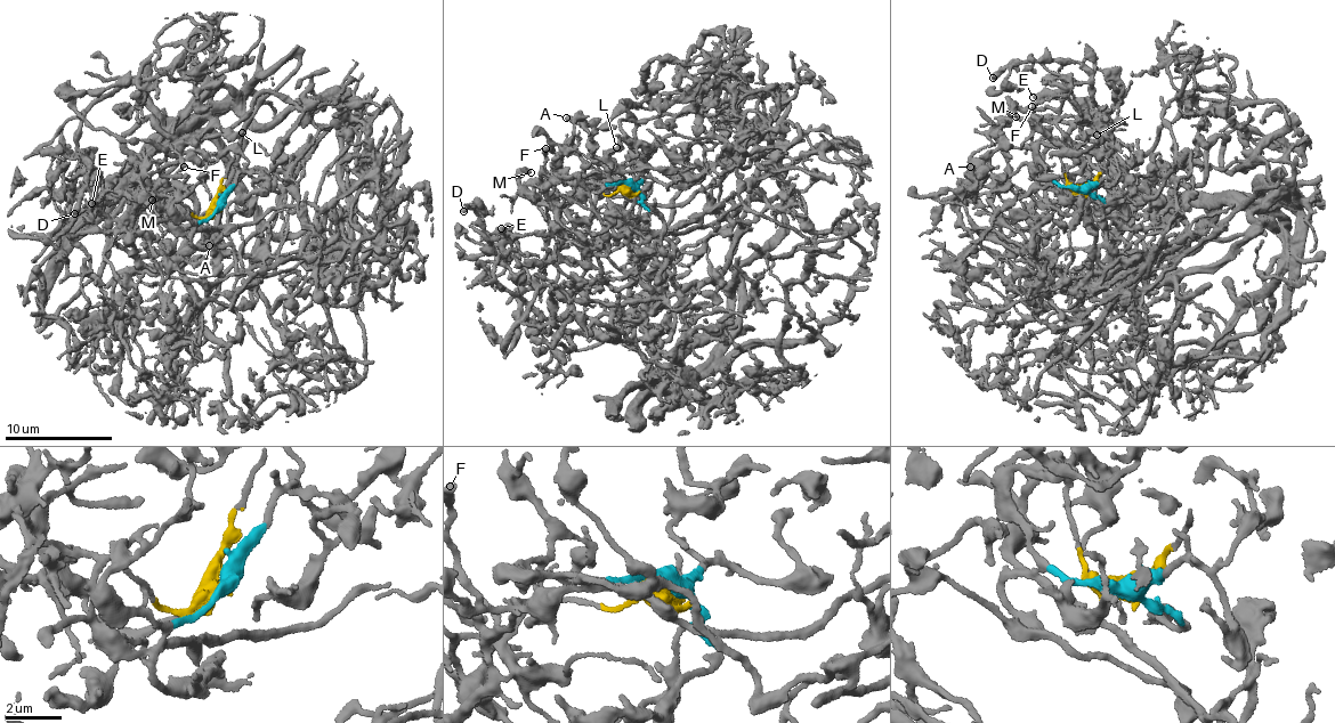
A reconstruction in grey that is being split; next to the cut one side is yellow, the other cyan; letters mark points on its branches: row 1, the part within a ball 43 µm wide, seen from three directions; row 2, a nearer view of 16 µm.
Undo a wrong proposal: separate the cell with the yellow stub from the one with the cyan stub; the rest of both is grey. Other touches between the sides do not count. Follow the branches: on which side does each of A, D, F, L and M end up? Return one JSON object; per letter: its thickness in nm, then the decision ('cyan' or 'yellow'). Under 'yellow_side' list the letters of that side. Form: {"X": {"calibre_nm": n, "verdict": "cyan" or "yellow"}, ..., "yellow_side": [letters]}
{"A": {"calibre_nm": 420, "verdict": "cyan"}, "D": {"calibre_nm": 400, "verdict": "cyan"}, "F": {"calibre_nm": 340, "verdict": "yellow"}, "L": {"calibre_nm": 360, "verdict": "cyan"}, "M": {"calibre_nm": 480, "verdict": "yellow"}, "yellow_side": ["F", "M"]}

